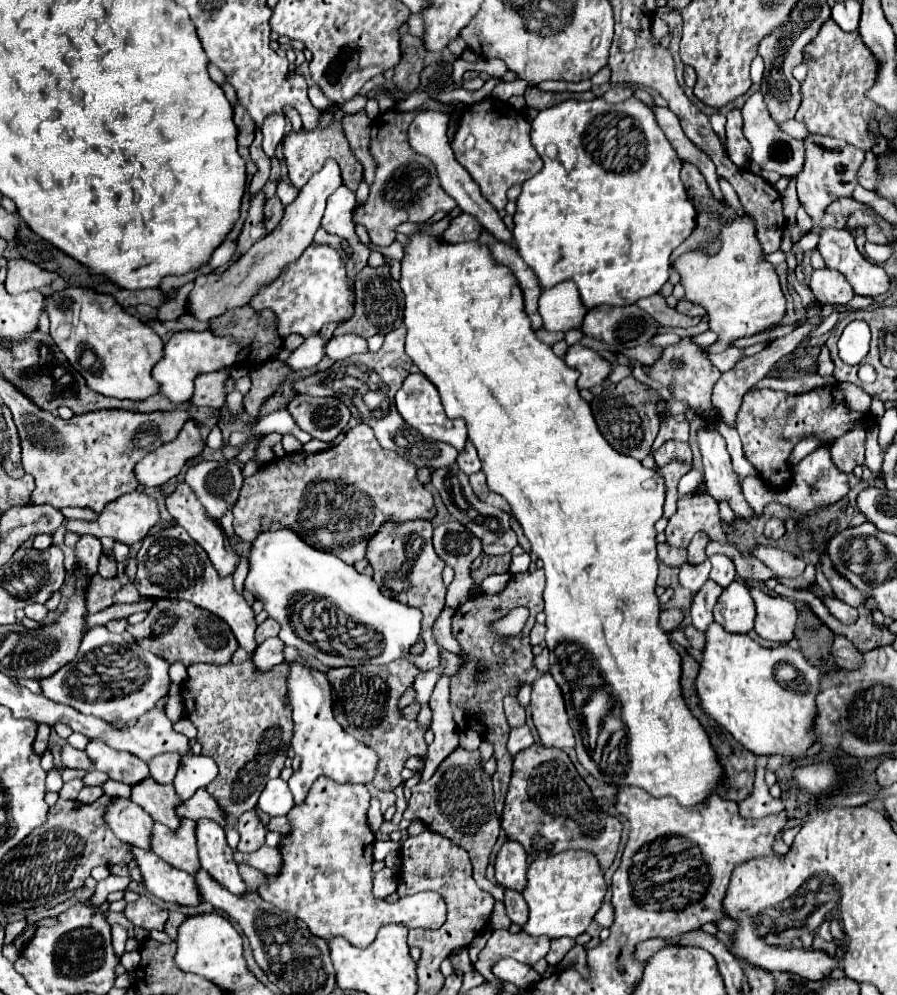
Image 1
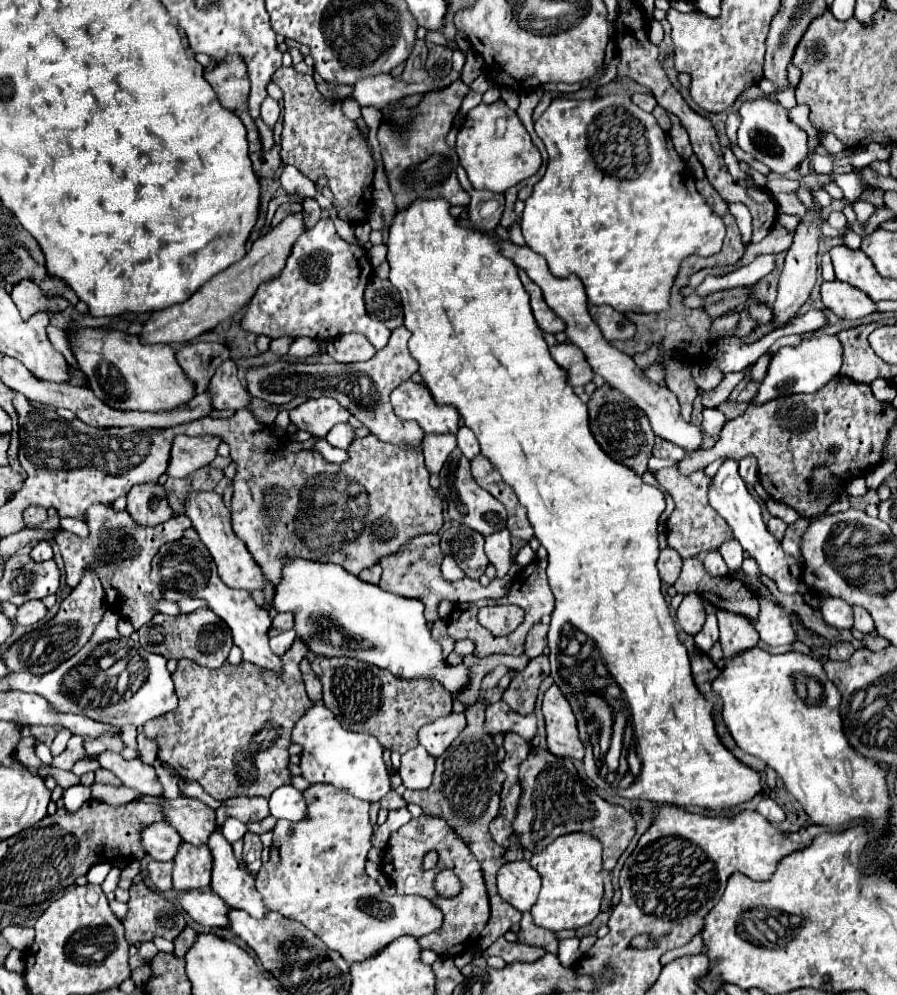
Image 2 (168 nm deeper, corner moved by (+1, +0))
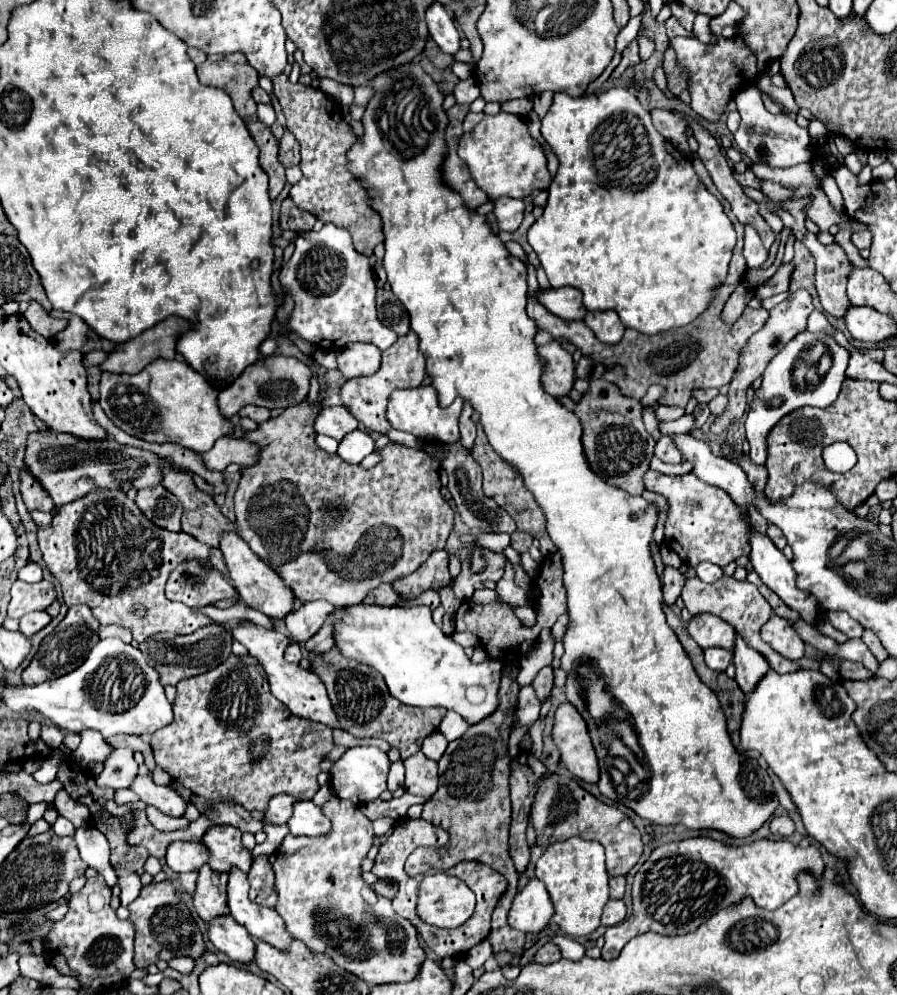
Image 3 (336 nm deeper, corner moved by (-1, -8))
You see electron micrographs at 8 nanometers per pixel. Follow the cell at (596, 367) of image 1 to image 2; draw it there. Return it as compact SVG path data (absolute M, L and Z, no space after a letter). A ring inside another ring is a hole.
M563 342L563 344L555 344L549 350L553 360L567 372L567 384L585 386L587 382L591 382L593 370L589 368L583 352L575 344Z

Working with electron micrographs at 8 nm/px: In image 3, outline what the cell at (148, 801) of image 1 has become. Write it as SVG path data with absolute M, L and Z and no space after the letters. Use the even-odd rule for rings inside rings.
M213 824L201 838L209 850L209 866L217 872L227 872L227 868L239 866L243 872L249 872L251 852L241 846L241 832L233 826Z

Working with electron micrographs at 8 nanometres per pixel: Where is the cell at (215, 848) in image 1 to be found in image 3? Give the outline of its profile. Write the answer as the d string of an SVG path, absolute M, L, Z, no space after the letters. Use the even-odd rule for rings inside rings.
M239 868L229 870L227 904L229 904L231 916L241 926L245 926L253 938L265 940L275 948L287 948L287 944L291 942L291 936L287 934L281 916L273 908L267 908L249 900L247 874L243 874Z

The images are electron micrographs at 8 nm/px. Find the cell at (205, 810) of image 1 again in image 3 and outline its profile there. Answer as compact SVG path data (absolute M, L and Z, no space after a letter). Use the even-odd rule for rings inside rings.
M279 794L279 796L271 798L267 810L263 812L265 814L263 822L267 822L267 824L285 824L291 816L291 804L293 802L297 802L297 800L293 796L287 796L287 794Z

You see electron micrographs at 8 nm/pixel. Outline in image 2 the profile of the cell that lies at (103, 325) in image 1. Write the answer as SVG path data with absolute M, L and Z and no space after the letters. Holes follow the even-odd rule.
M69 328L69 340L81 370L89 376L91 390L115 410L167 412L187 404L195 396L195 384L185 378L175 352L167 344L141 344L125 332L103 332L91 328Z

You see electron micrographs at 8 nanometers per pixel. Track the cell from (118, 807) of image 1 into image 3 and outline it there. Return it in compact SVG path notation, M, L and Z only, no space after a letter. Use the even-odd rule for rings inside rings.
M171 842L165 860L173 872L193 872L207 862L207 848L199 842Z

